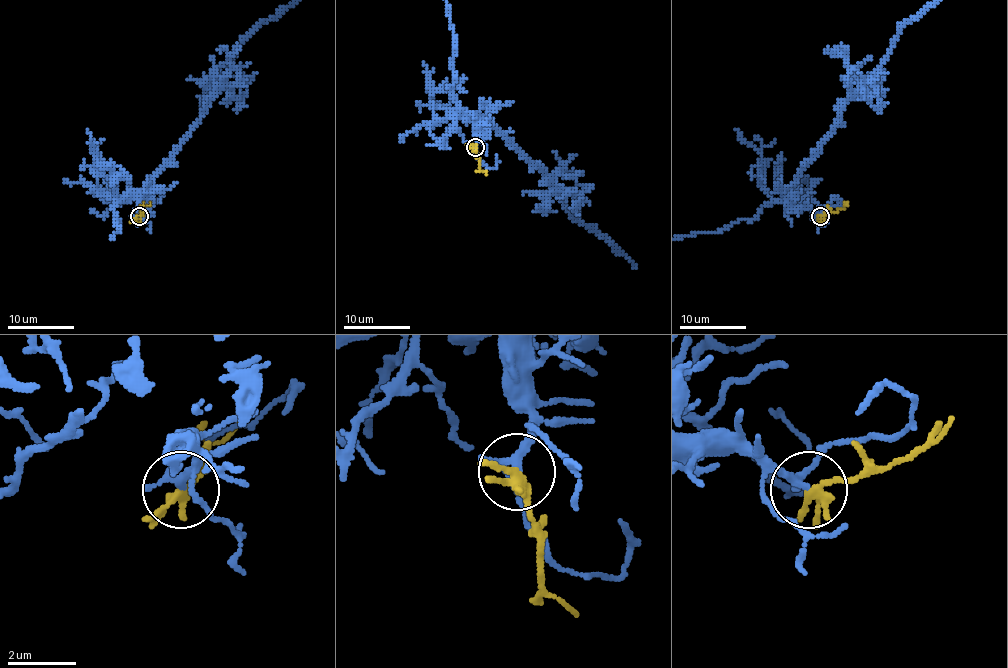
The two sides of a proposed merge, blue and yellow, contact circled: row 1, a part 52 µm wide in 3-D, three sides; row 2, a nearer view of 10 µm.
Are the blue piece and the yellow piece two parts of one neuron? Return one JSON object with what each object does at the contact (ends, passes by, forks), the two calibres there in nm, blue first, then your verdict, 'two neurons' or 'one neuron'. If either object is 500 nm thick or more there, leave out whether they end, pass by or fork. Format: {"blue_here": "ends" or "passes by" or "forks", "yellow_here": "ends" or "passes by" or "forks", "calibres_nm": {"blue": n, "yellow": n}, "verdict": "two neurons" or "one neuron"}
{"blue_here": "forks", "yellow_here": "forks", "calibres_nm": {"blue": 160, "yellow": 220}, "verdict": "one neuron"}

